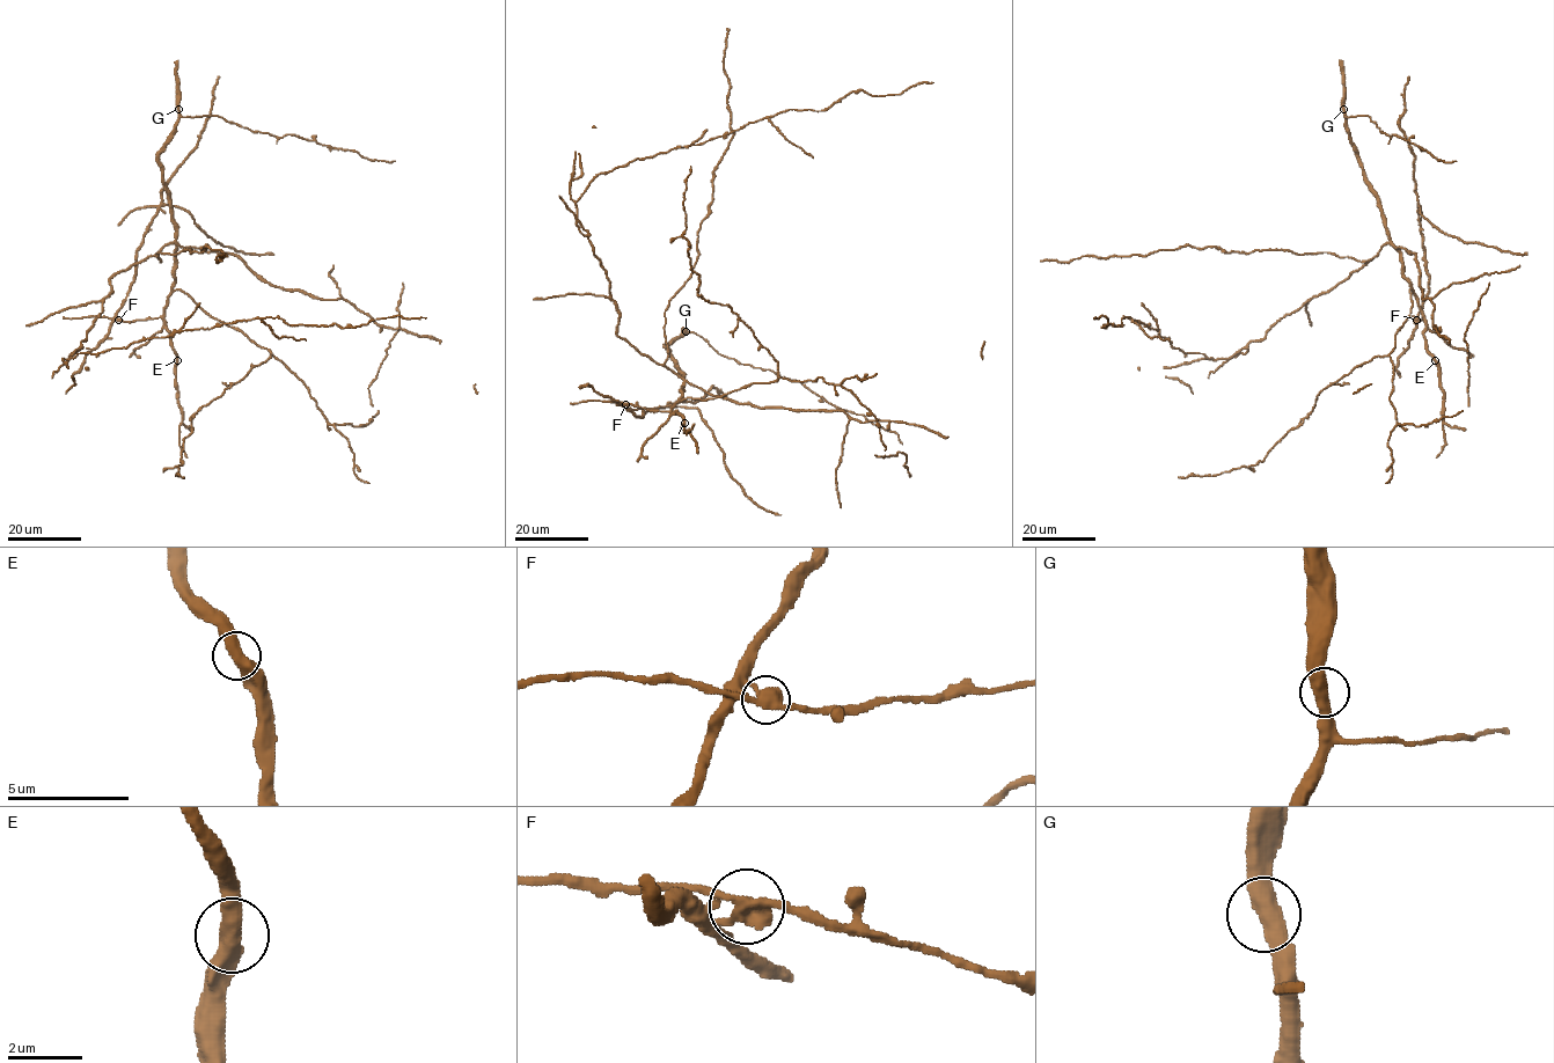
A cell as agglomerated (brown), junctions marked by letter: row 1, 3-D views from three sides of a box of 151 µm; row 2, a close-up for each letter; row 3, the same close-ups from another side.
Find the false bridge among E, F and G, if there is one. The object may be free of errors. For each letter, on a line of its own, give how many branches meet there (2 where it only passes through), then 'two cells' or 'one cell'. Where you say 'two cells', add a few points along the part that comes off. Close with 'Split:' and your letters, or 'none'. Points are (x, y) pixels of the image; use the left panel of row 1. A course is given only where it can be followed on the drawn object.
E: 2 | one cell
F: 2 | two cells | (119, 320), (116, 312), (136, 272), (138, 248), (162, 205), (188, 212), (219, 243), (273, 255)
G: 2 | one cell
Split: F

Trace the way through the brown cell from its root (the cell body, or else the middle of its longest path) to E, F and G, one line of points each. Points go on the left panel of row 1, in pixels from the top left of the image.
E: (116, 273), (155, 256), (169, 243), (177, 246), (174, 283), (165, 308), (165, 322), (177, 360)
F: (116, 273), (155, 256), (169, 243), (177, 246), (174, 283), (165, 313), (154, 319), (119, 320)
G: (116, 273), (155, 256), (175, 239), (169, 191), (159, 156), (178, 109)

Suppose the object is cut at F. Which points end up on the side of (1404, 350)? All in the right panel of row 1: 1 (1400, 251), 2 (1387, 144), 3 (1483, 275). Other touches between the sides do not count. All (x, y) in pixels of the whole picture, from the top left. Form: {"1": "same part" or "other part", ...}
{"1": "other part", "2": "other part", "3": "other part"}

